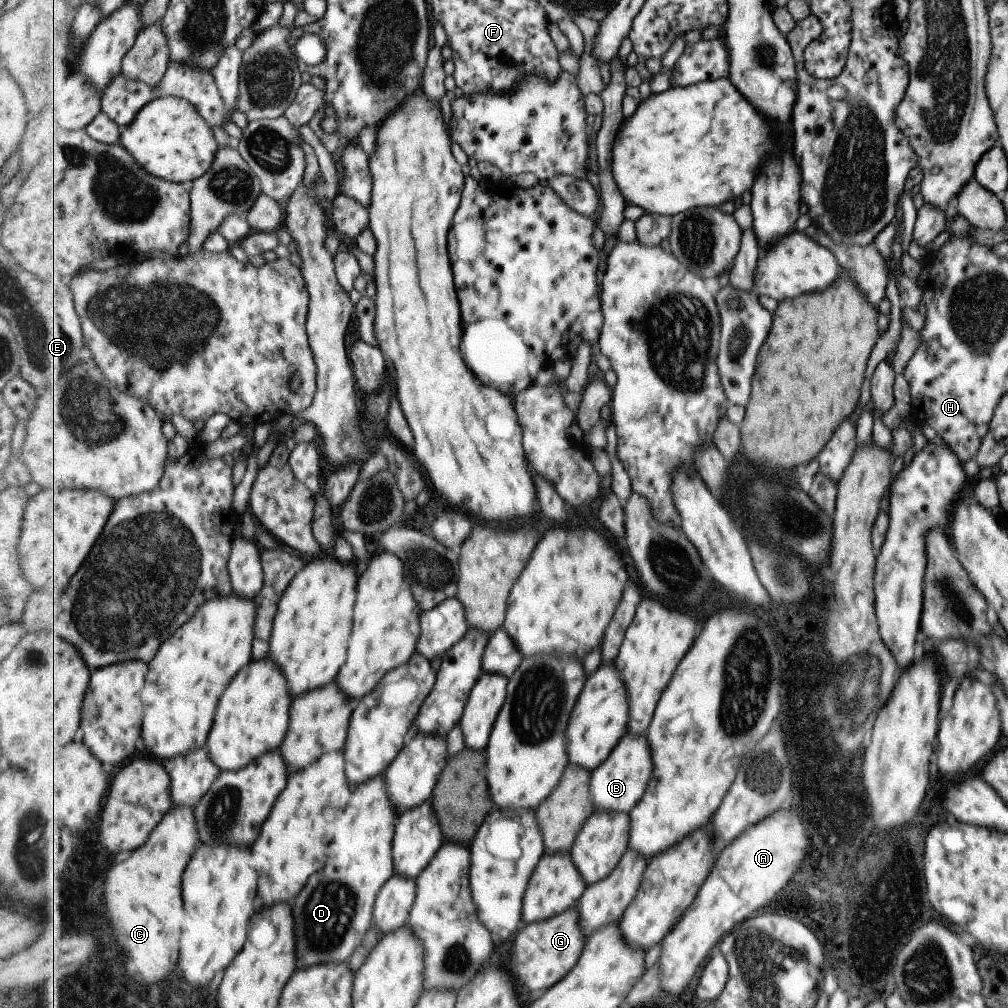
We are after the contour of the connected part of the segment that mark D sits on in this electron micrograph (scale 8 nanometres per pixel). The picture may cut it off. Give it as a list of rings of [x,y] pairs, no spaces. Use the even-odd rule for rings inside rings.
[[[375,776],[363,784],[355,786],[355,796],[359,800],[351,800],[345,818],[341,820],[339,836],[335,836],[335,844],[331,848],[331,858],[327,866],[311,876],[307,882],[307,888],[297,896],[293,904],[293,916],[295,916],[295,942],[299,948],[299,966],[311,968],[317,964],[329,964],[329,962],[350,962],[355,950],[361,946],[363,938],[374,926],[375,901],[383,886],[395,875],[394,834],[400,813],[395,804],[391,802],[389,790],[387,790],[387,776]]]

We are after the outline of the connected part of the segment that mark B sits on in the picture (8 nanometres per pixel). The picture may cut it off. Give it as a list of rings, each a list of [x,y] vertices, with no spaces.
[[[630,731],[621,739],[606,762],[595,768],[591,777],[591,796],[597,811],[623,812],[630,814],[641,803],[649,780],[653,776],[653,762],[647,734],[635,736]]]

